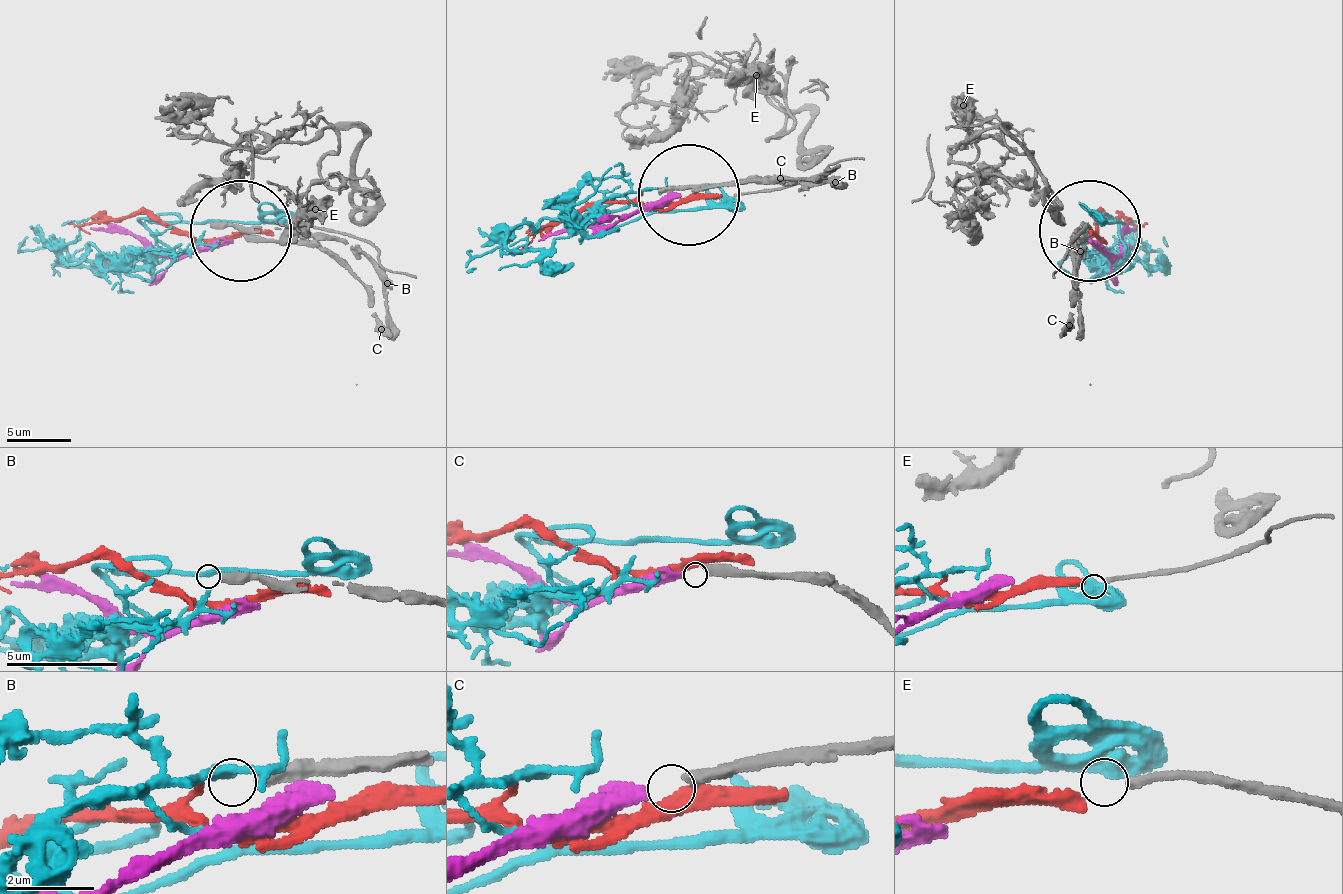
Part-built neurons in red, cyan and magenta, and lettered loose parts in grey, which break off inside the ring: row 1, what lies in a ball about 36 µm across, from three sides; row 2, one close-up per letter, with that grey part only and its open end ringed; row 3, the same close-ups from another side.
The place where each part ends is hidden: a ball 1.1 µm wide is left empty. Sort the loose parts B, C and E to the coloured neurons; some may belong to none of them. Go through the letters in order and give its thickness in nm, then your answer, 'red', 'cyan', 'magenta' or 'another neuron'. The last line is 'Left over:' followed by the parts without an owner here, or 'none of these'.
B: 400 nm | another neuron
C: 400 nm | magenta
E: 190 nm | cyan
Left over: B

